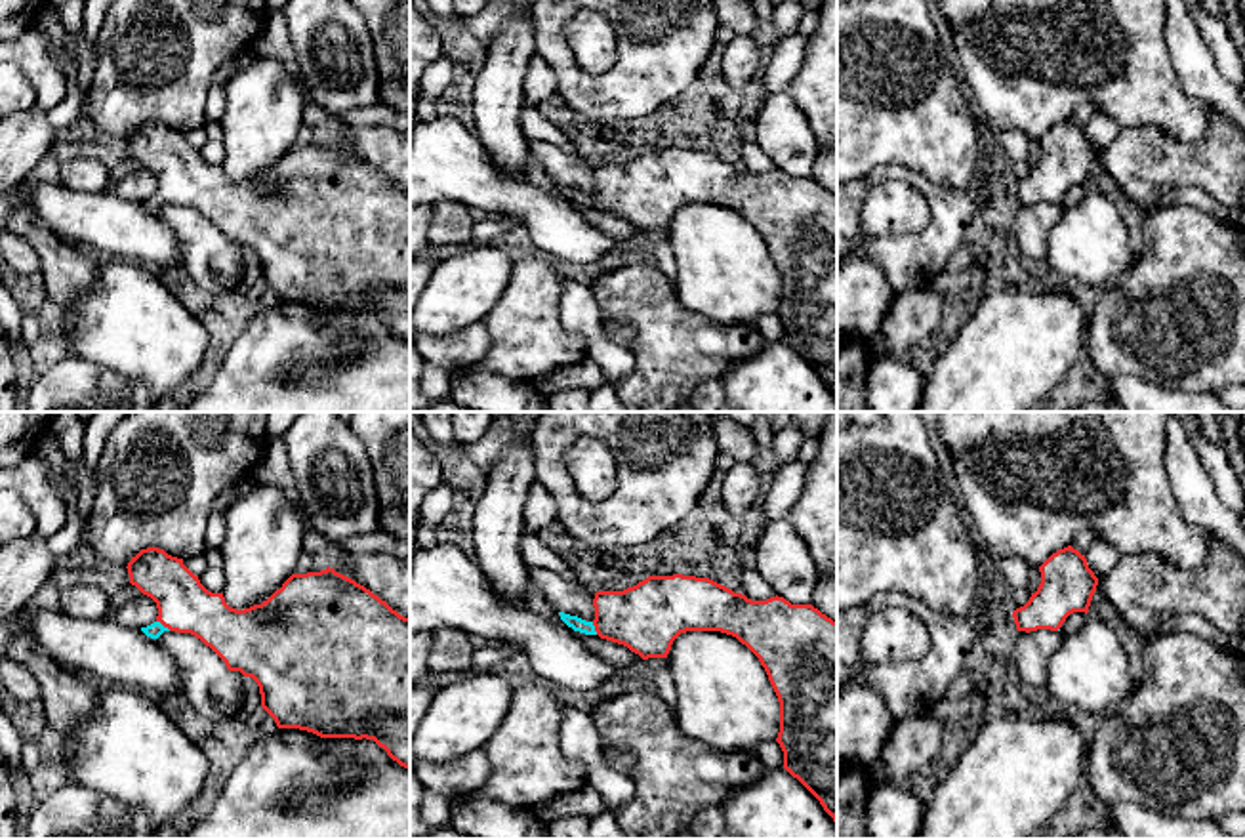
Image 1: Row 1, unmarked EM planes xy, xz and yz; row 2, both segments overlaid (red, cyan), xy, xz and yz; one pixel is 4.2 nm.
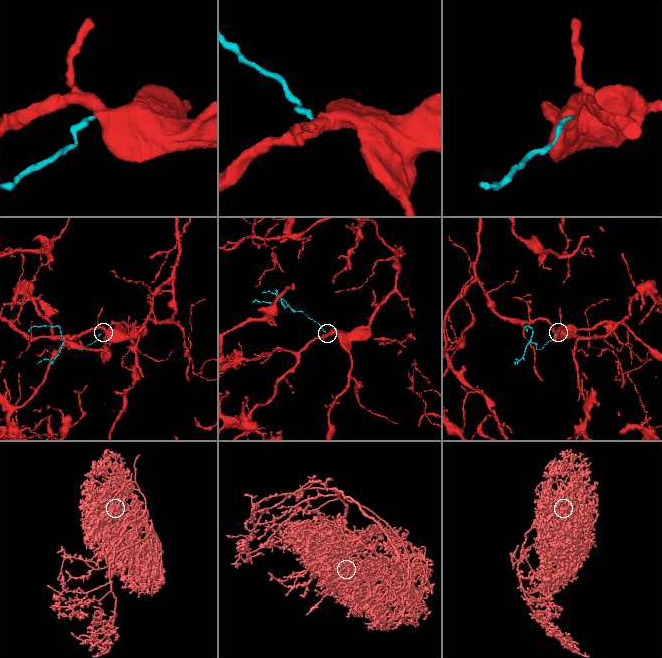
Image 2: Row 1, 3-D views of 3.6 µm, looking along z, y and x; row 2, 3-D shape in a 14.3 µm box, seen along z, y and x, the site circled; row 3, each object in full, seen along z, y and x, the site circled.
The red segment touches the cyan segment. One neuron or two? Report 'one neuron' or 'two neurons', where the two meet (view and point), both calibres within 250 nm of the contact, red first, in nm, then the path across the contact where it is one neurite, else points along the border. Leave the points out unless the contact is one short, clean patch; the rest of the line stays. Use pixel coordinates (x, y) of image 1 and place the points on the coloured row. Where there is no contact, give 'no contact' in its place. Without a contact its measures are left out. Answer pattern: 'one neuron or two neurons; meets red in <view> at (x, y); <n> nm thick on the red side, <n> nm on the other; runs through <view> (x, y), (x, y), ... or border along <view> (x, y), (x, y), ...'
one neuron; meets red in xy at (164, 626); 220 nm thick on the red side, 70 nm on the other; runs through xy (183, 603), (164, 626), (155, 630)

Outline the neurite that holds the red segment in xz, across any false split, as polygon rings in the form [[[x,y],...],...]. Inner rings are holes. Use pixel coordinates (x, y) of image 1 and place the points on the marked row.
[[[648,576],[623,591],[597,591],[595,620],[564,612],[574,631],[627,646],[643,660],[667,658],[673,641],[686,631],[721,631],[745,645],[765,667],[780,702],[784,768],[797,778],[837,824],[837,622],[812,604],[791,604],[784,597],[751,601],[742,593],[696,576]]]

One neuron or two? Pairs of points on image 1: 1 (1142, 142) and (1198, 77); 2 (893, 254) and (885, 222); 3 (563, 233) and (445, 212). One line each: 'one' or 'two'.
1: two
2: two
3: two

